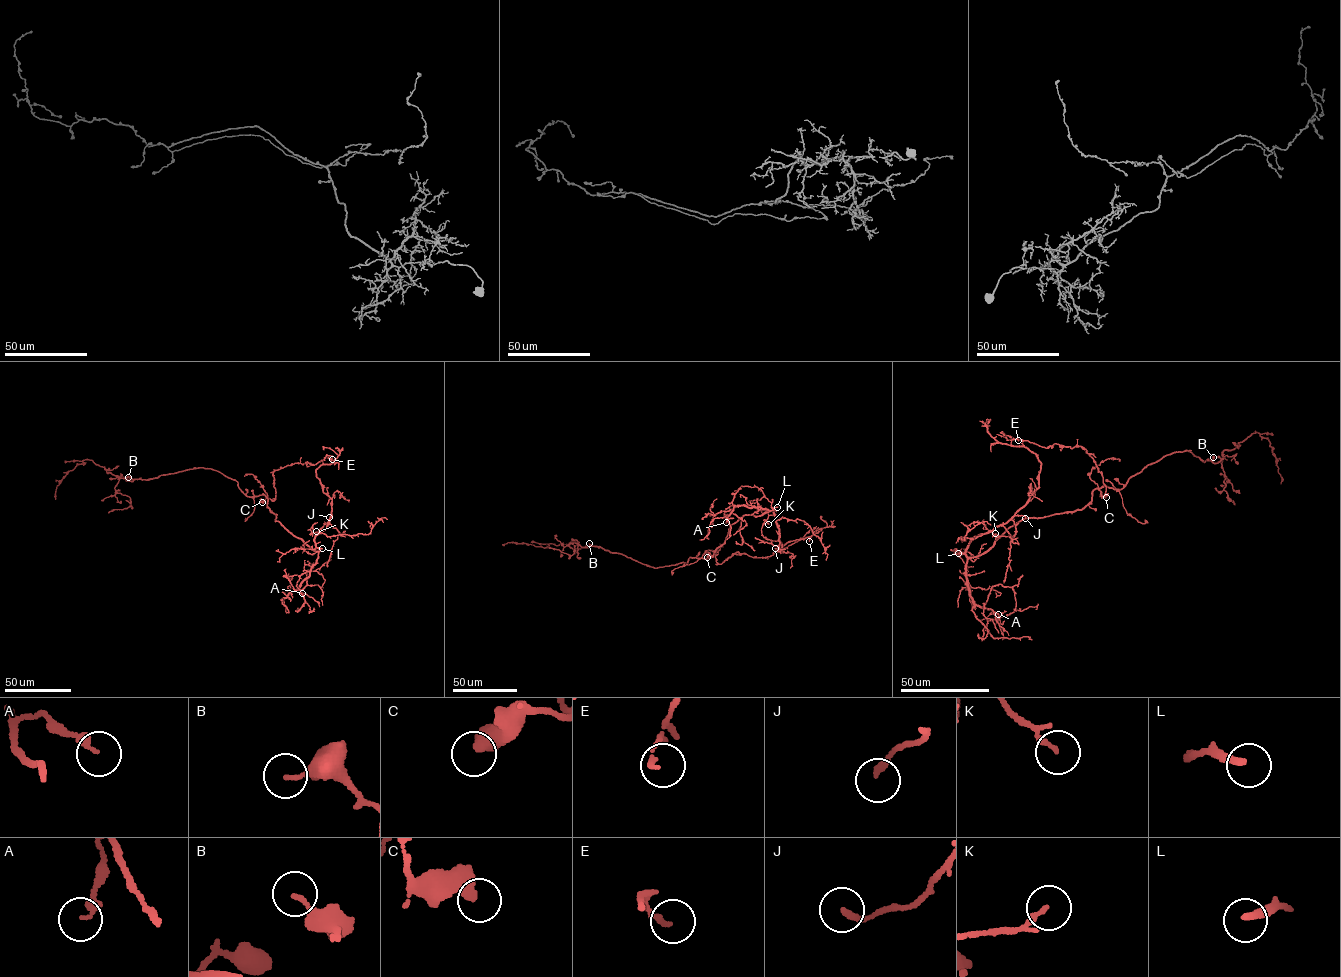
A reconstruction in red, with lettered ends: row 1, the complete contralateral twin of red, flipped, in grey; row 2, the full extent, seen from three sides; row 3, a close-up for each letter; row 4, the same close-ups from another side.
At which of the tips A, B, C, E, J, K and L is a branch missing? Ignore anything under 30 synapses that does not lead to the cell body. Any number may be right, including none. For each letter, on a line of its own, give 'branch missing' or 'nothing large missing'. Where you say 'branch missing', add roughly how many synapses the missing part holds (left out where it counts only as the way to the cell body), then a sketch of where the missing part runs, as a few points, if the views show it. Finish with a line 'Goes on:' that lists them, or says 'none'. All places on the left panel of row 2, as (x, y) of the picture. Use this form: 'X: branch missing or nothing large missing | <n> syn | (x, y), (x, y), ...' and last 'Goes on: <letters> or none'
A: nothing large missing
B: nothing large missing
C: nothing large missing
E: nothing large missing
J: nothing large missing
K: nothing large missing
L: branch missing | 45 syn | (322, 548), (337, 552), (344, 547), (349, 523), (360, 506)
Goes on: L

